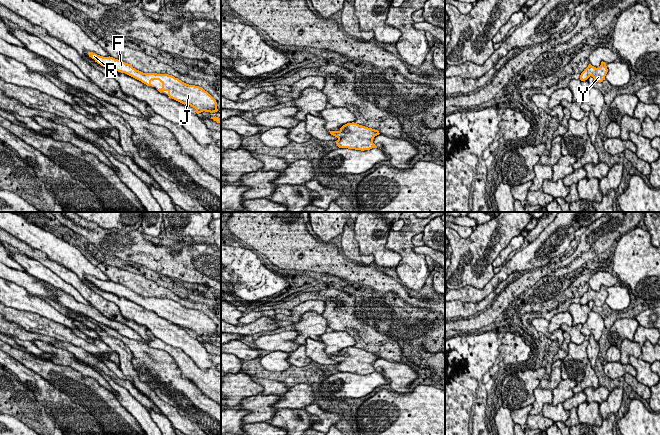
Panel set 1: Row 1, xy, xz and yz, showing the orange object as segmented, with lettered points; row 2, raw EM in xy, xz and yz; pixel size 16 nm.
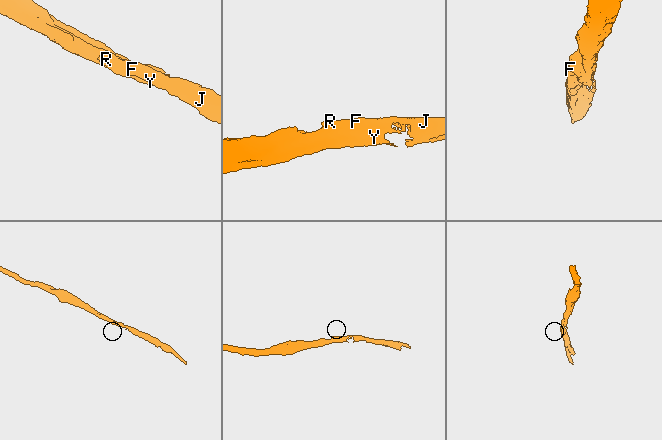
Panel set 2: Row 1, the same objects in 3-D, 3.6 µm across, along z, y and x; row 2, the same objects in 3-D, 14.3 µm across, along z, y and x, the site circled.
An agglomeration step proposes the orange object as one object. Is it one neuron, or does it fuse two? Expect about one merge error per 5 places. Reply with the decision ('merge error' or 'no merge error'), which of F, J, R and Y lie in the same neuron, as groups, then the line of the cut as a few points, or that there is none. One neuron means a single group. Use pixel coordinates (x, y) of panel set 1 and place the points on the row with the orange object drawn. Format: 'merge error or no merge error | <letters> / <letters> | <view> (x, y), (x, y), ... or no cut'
no merge error | F J R Y | no cut

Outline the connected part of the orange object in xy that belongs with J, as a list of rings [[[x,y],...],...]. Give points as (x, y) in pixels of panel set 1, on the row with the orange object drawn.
[[[90,52],[89,57],[95,60],[98,64],[103,67],[116,70],[121,73],[125,73],[147,86],[151,84],[152,80],[159,80],[162,83],[162,88],[157,89],[160,93],[167,91],[168,96],[182,104],[188,104],[196,109],[196,113],[199,114],[205,112],[217,112],[216,100],[203,88],[195,85],[189,85],[178,78],[168,74],[157,74],[157,73],[143,73],[132,67],[131,64],[125,63],[121,60],[113,57],[103,57]]]

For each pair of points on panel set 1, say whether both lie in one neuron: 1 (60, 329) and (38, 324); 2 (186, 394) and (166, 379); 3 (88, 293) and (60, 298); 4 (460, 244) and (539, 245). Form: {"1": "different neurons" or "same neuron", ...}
{"1": "same neuron", "2": "same neuron", "3": "different neurons", "4": "different neurons"}

